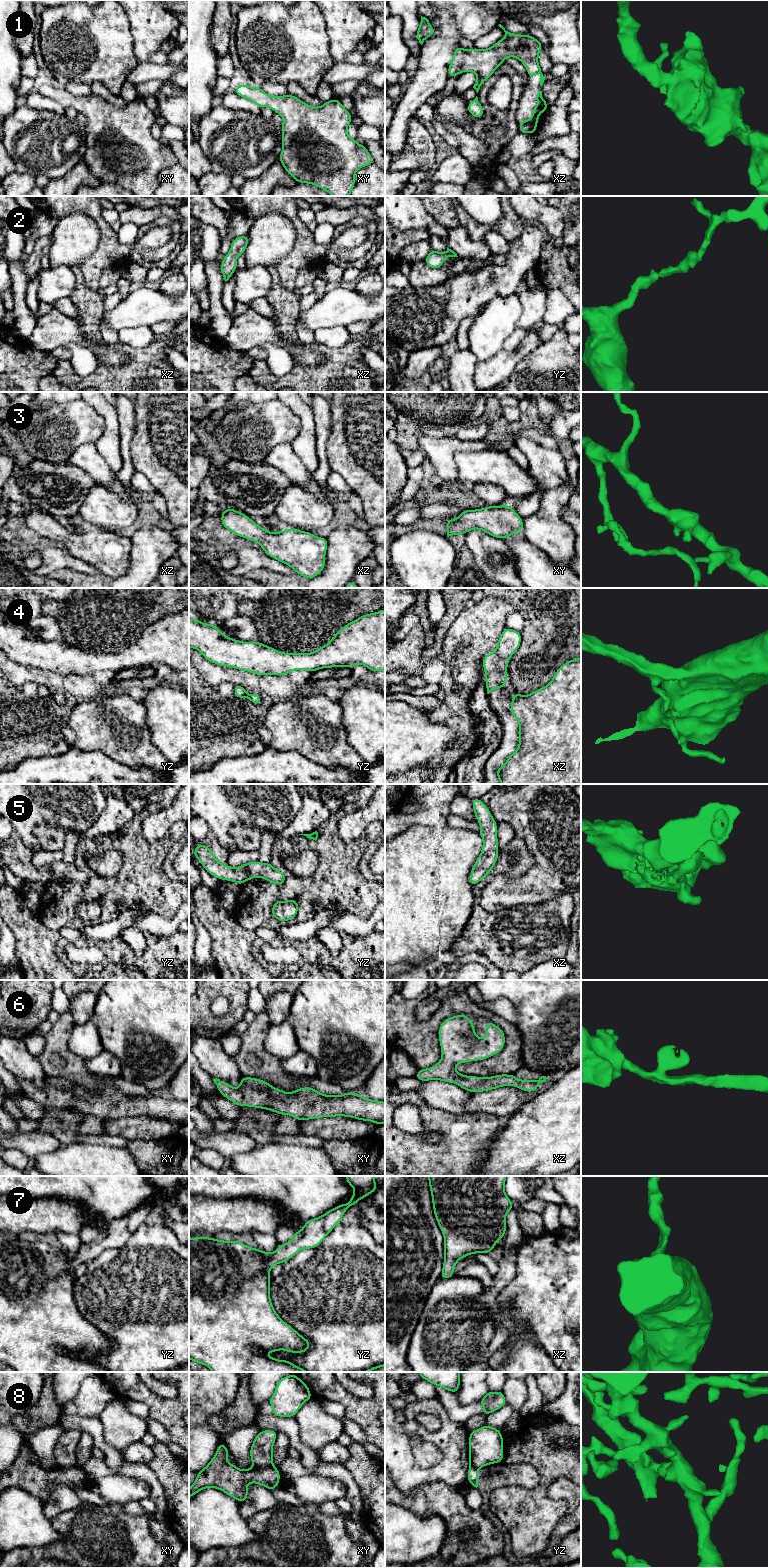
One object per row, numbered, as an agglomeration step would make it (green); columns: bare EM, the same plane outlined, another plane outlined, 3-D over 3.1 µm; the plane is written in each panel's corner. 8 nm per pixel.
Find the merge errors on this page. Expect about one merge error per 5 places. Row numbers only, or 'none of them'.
8

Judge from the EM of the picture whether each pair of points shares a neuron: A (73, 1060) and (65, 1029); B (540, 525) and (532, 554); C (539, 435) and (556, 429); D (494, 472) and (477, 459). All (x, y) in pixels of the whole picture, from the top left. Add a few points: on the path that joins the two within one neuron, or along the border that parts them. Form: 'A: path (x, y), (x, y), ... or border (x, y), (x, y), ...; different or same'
A: path (65, 1052), (62, 1049), (62, 1037); same
B: border (525, 537), (533, 545), (546, 553); different
C: border (548, 431), (558, 441); different
D: path (490, 468), (481, 463); same

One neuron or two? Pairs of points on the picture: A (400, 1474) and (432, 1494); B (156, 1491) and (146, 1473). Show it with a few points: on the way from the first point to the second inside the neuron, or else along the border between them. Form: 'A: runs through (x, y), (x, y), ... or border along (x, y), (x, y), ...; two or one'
A: border along (442, 1481), (427, 1482), (406, 1493), (395, 1486); two
B: runs through (156, 1487), (149, 1477); one

